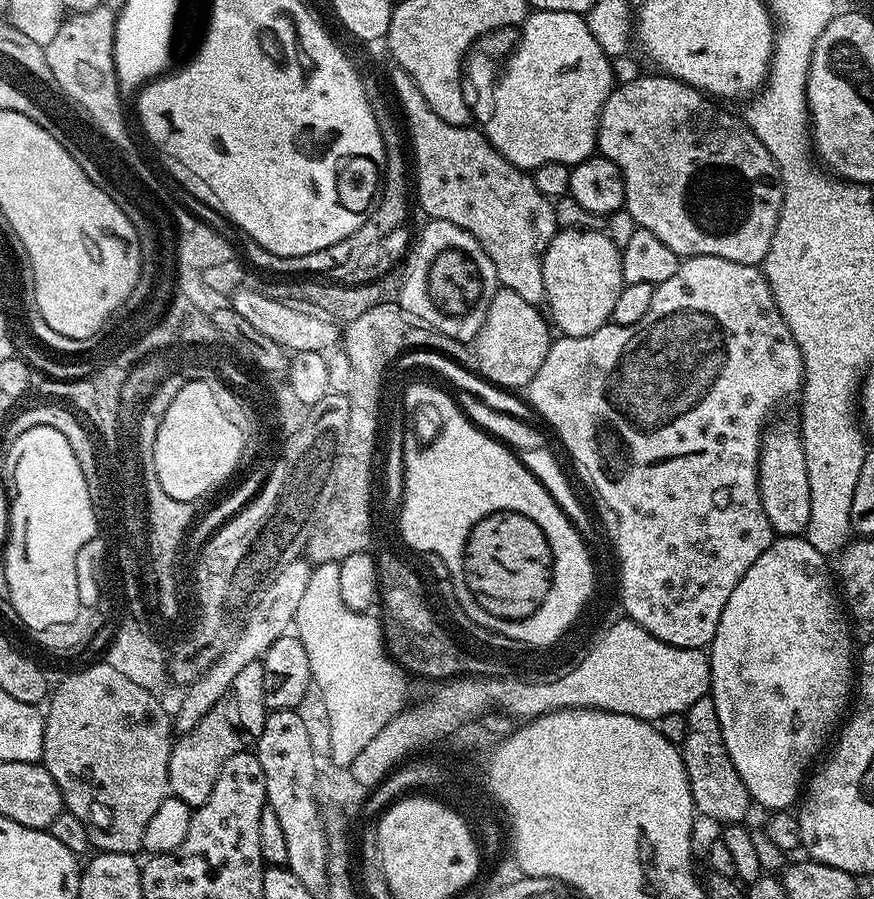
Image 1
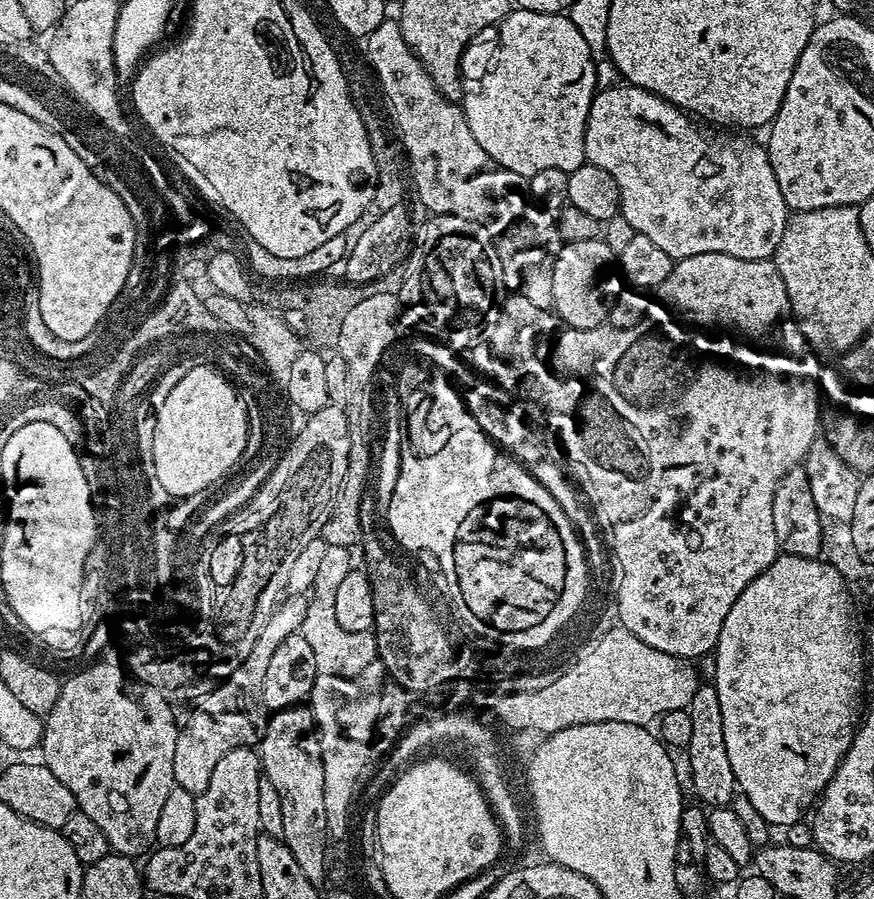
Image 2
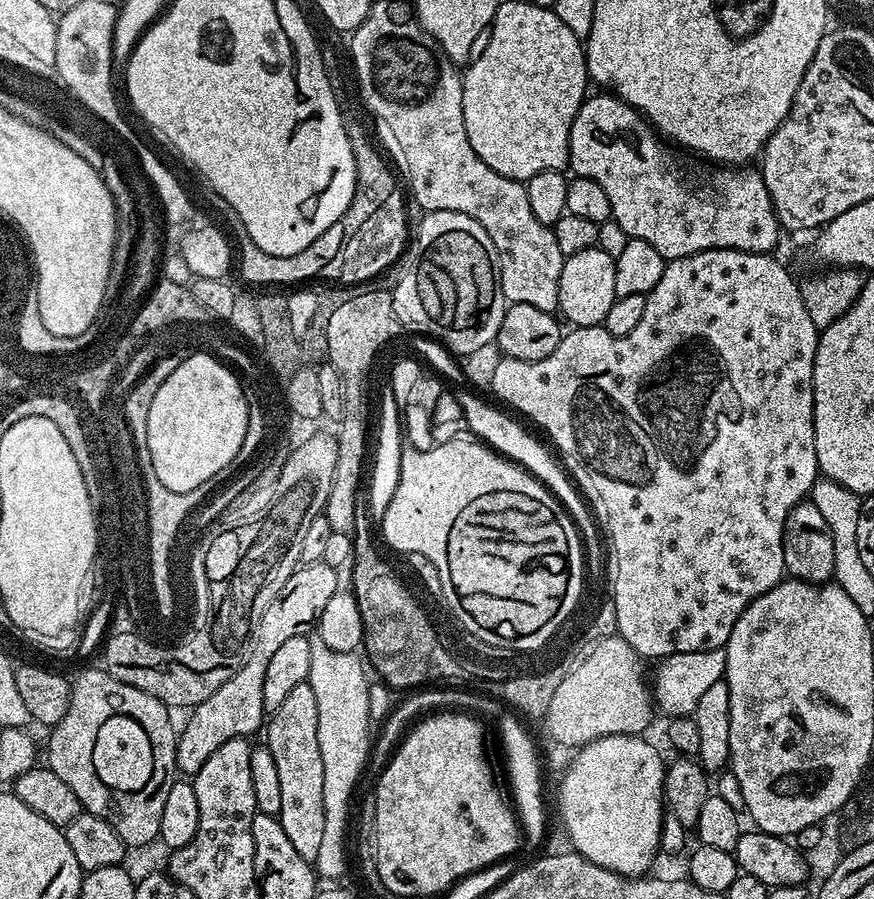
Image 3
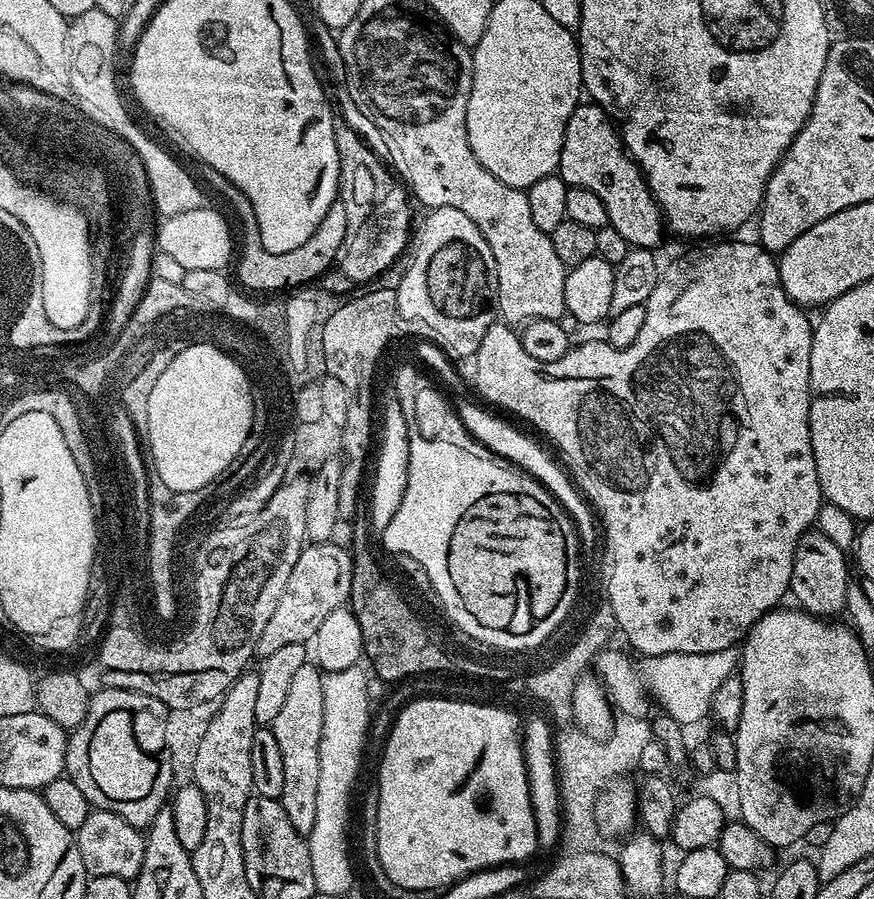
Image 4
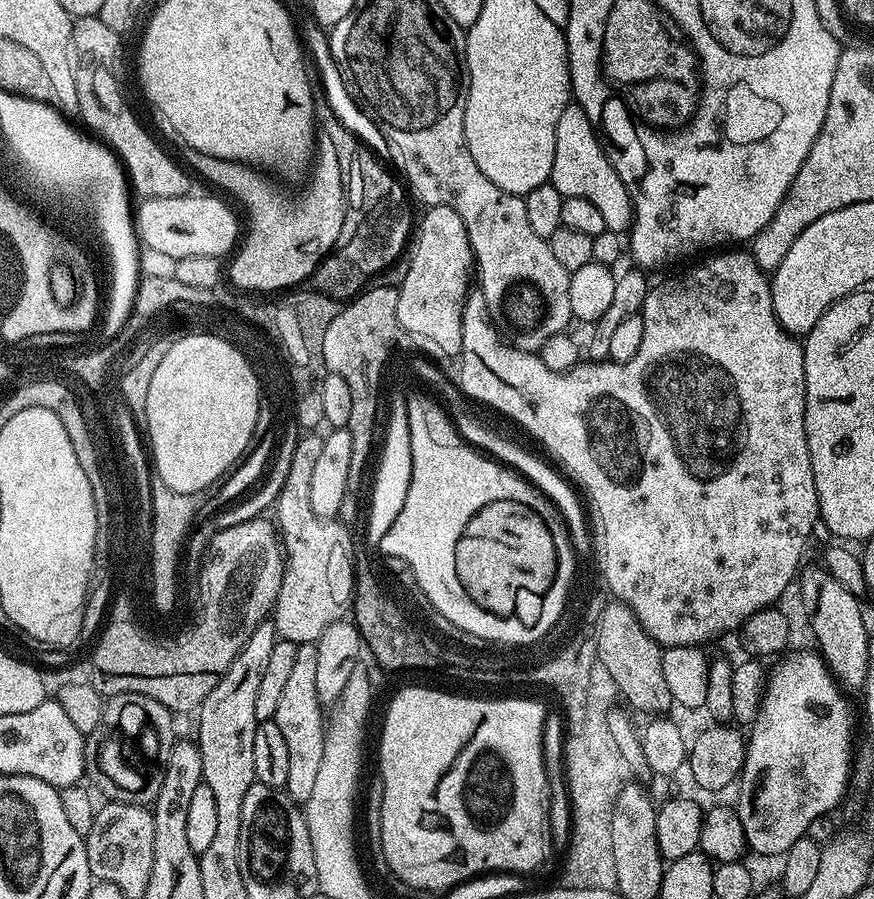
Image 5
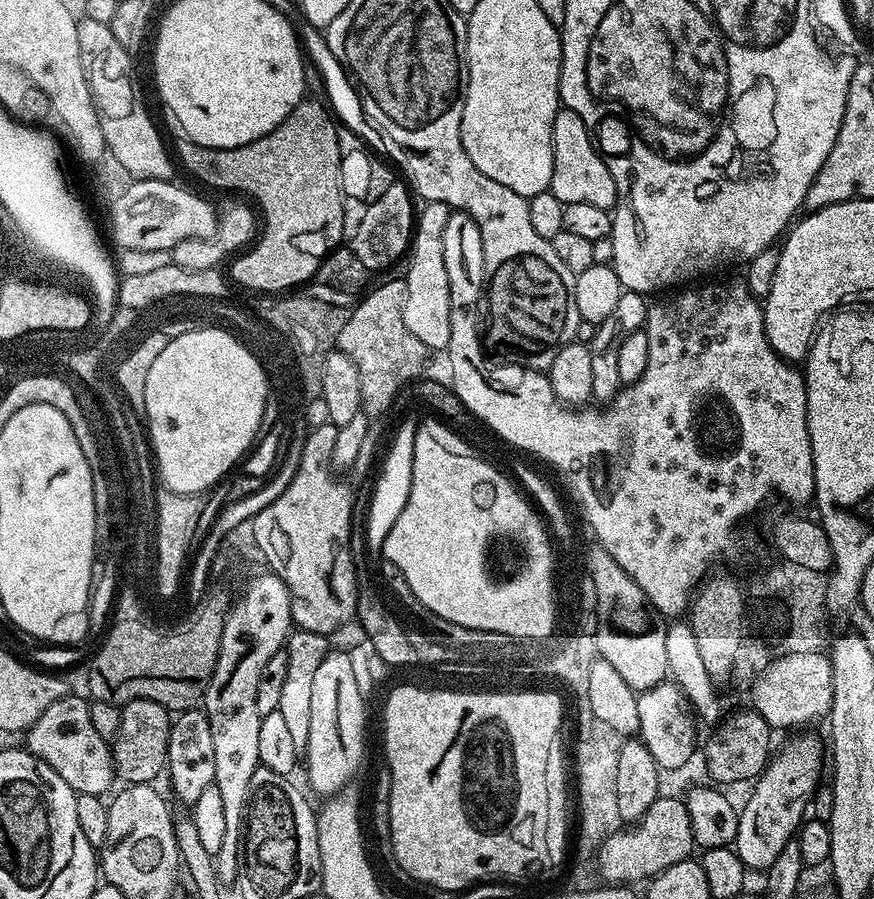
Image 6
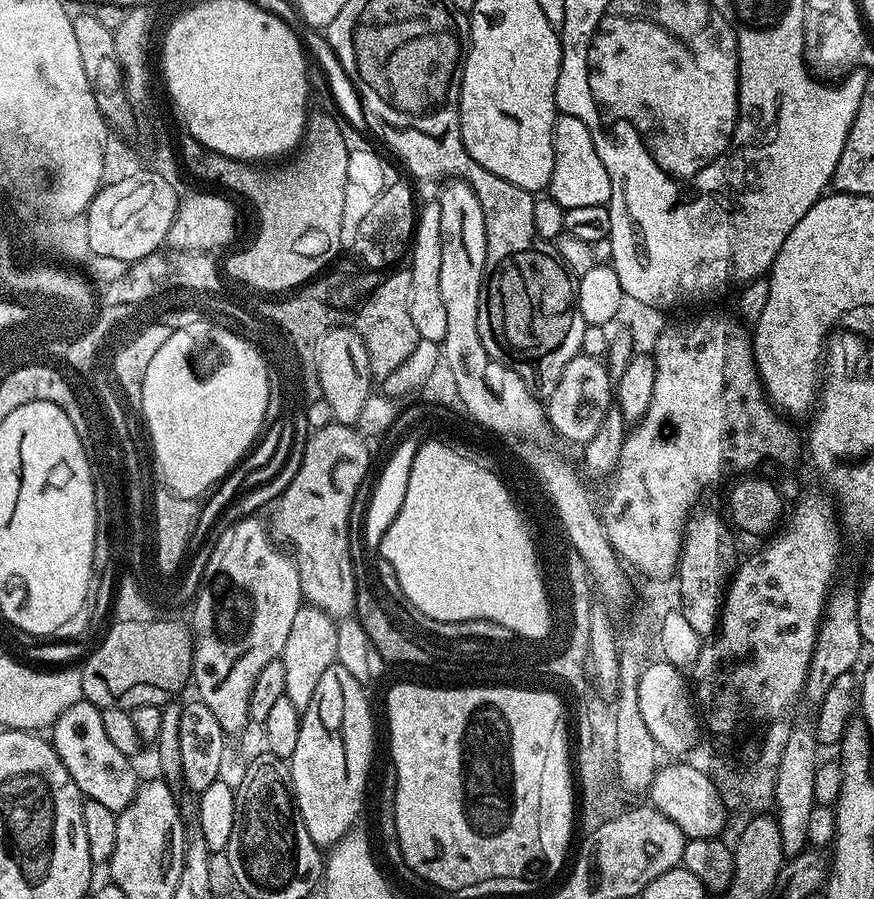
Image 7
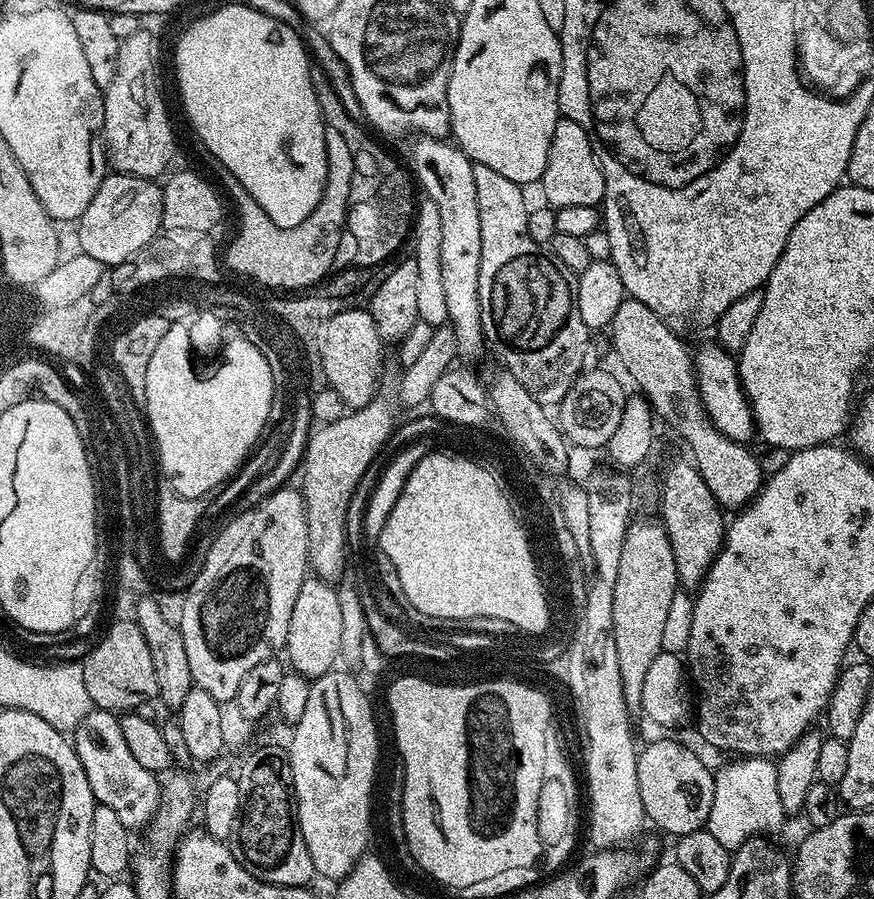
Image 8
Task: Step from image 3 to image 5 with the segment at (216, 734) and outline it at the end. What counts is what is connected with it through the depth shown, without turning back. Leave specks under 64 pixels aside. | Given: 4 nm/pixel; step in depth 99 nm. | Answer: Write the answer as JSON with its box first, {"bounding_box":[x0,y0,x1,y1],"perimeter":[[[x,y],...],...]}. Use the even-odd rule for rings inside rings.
{"bounding_box":[270,434,354,644],"perimeter":[[[320,434],[301,435],[298,446],[294,446],[294,462],[290,462],[290,474],[282,482],[282,490],[274,505],[274,523],[284,546],[284,577],[278,590],[276,606],[270,613],[271,623],[276,625],[277,637],[295,644],[315,644],[316,639],[334,622],[349,615],[354,595],[354,560],[352,556],[352,536],[339,519],[327,520],[314,514],[310,506],[310,477],[314,471],[314,461],[322,450],[324,436]]]}

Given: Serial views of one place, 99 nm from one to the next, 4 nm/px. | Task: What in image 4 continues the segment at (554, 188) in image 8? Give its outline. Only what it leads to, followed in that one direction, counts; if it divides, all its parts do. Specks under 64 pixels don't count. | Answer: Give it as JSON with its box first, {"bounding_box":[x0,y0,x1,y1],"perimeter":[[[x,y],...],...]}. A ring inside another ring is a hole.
{"bounding_box":[558,104,666,249],"perimeter":[[[577,104],[562,142],[558,175],[569,188],[585,188],[602,198],[608,223],[633,248],[659,249],[660,239],[666,236],[664,215],[660,212],[652,191],[640,173],[640,167],[624,151],[624,142],[615,124],[597,104]]]}

